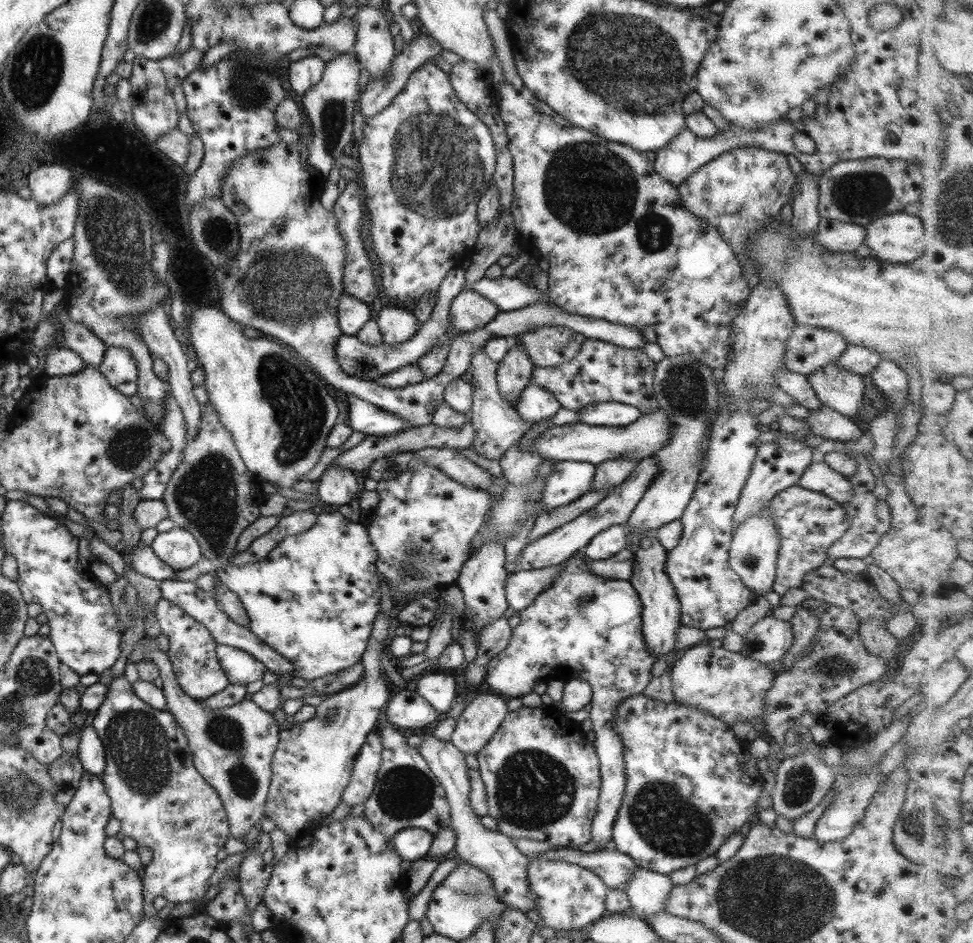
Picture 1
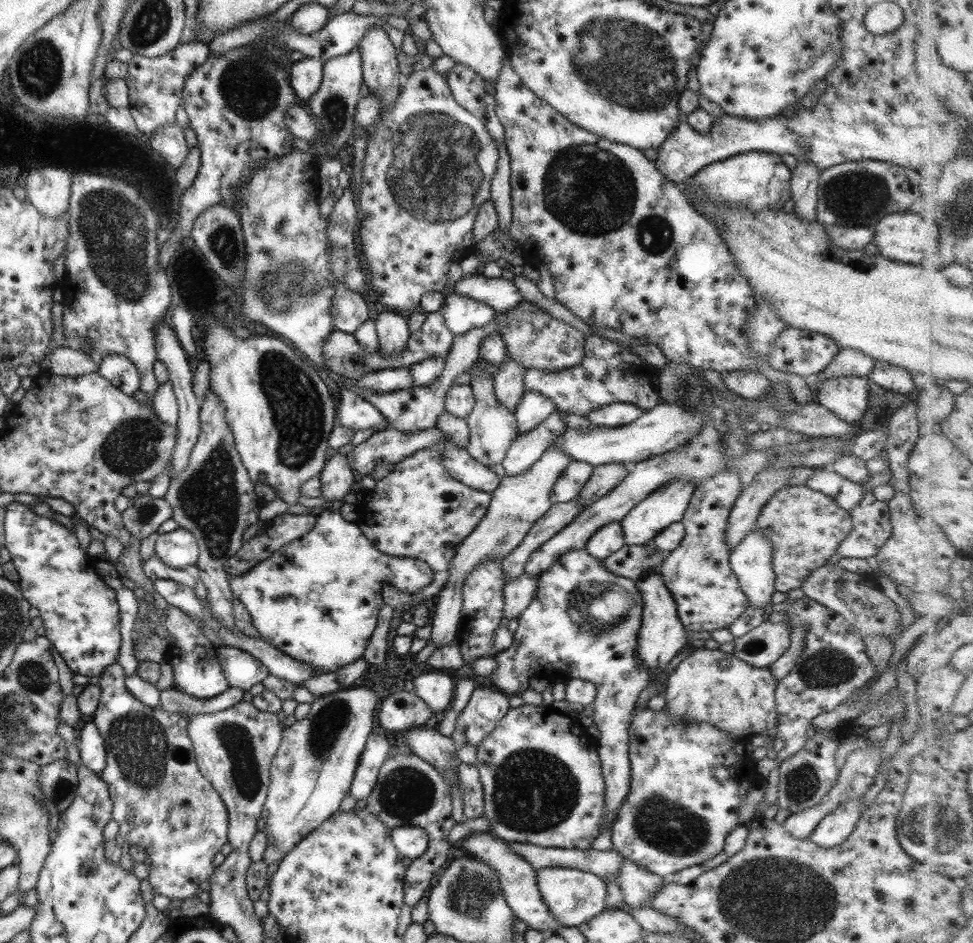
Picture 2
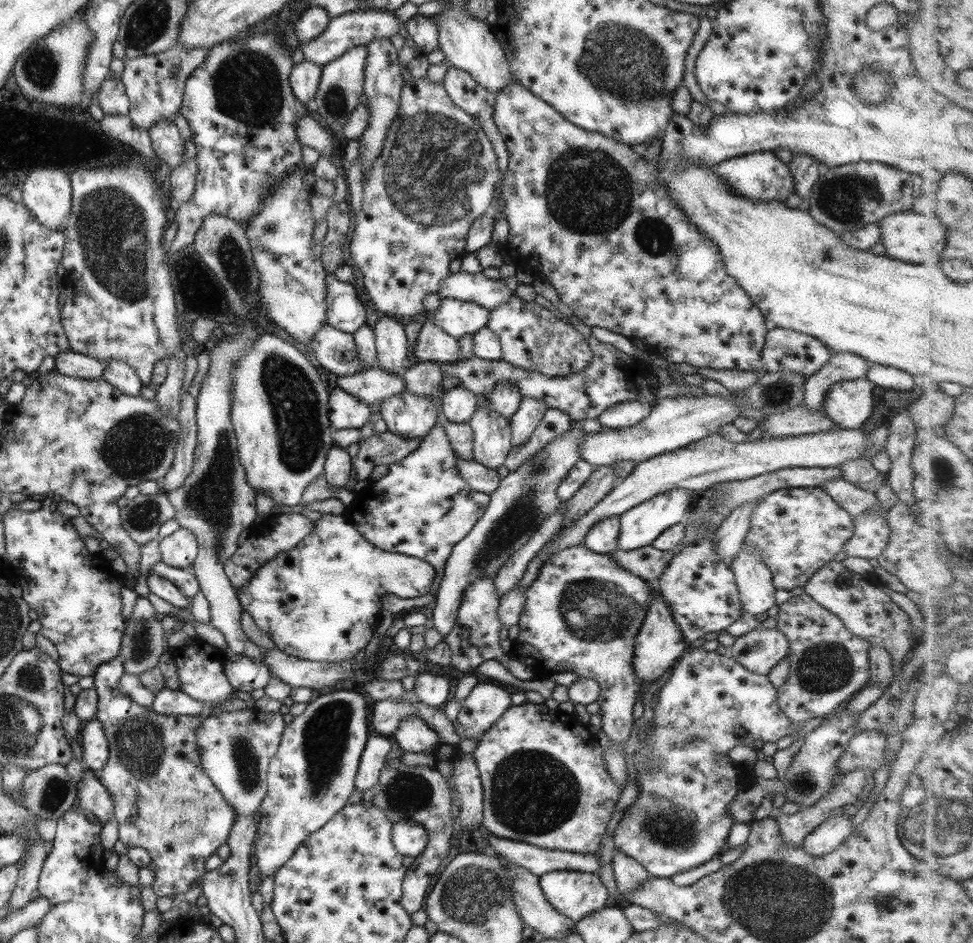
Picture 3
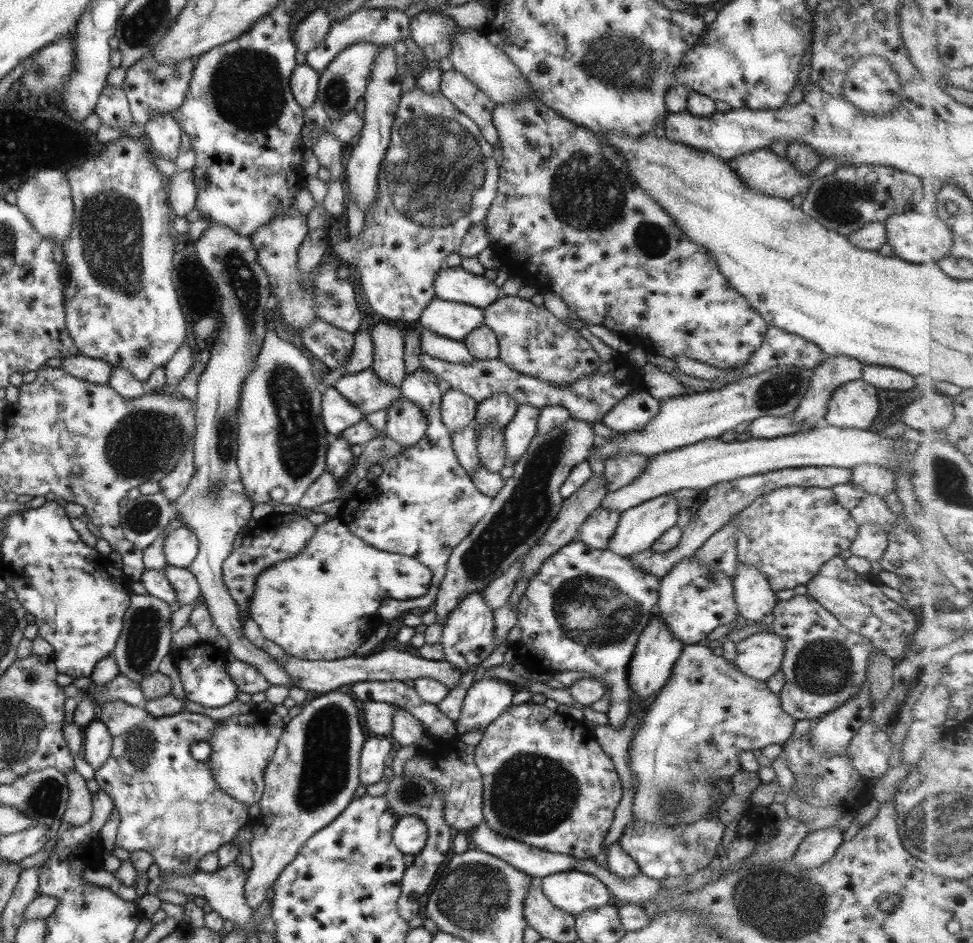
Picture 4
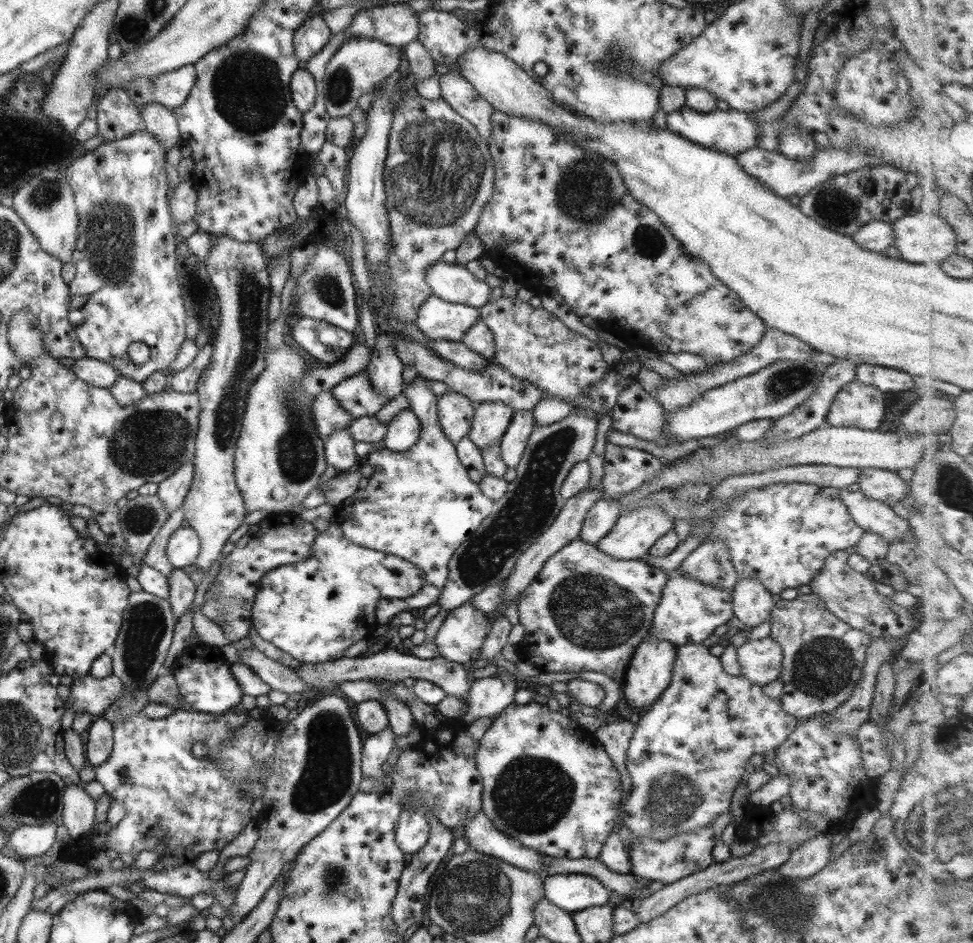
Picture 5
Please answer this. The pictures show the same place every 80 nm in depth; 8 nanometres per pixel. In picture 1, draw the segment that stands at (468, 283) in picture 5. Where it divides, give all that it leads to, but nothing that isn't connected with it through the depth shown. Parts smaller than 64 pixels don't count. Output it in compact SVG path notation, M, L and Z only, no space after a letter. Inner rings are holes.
M501 276L493 280L481 278L479 281L470 282L468 288L494 304L498 312L519 310L537 302L538 296L545 297L535 288L531 280L530 285L527 285L515 276L511 278Z

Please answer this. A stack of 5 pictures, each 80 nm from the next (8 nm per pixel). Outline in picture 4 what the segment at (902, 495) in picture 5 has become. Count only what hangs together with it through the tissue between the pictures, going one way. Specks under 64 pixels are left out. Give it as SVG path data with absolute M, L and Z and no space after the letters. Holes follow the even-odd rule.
M860 464L851 469L850 484L856 484L857 488L867 494L885 496L896 489L895 473L885 467Z

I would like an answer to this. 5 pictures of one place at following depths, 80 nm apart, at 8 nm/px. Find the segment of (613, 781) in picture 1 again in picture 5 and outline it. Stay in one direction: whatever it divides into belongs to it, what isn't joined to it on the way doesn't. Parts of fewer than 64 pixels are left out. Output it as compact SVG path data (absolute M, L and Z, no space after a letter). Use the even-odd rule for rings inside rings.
M578 536L575 537L571 542L563 546L559 552L552 554L543 563L541 570L534 576L533 582L531 582L525 590L522 590L518 596L516 600L518 623L525 629L525 636L523 636L521 642L514 645L514 656L529 661L540 670L540 673L575 673L577 671L589 670L589 672L602 673L614 680L614 682L622 685L633 651L638 647L638 644L649 635L649 629L652 626L652 618L661 598L661 591L669 576L669 573L651 566L643 559L613 560L606 554L599 552L599 550L595 548L595 545L583 542Z

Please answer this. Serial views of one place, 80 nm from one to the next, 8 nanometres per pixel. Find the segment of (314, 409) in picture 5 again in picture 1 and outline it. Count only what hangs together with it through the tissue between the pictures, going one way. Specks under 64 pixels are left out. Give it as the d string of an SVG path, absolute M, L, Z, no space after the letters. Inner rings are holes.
M353 395L346 397L347 426L352 431L362 432L366 436L385 436L399 432L405 427L411 427L390 412L385 412L360 398Z

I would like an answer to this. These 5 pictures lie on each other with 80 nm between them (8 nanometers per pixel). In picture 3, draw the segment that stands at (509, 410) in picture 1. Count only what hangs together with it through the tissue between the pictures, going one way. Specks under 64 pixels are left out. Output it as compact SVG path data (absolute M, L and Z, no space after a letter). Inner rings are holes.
M485 394L477 396L474 415L467 424L473 435L474 461L490 470L503 465L511 449L509 421L488 408Z

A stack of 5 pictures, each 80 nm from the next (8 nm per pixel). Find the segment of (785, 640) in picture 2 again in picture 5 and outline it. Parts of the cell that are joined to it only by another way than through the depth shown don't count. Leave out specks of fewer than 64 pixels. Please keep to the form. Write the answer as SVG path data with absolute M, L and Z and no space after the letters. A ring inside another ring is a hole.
M768 636L745 641L736 648L740 676L751 685L763 687L778 678L782 652L779 644Z

